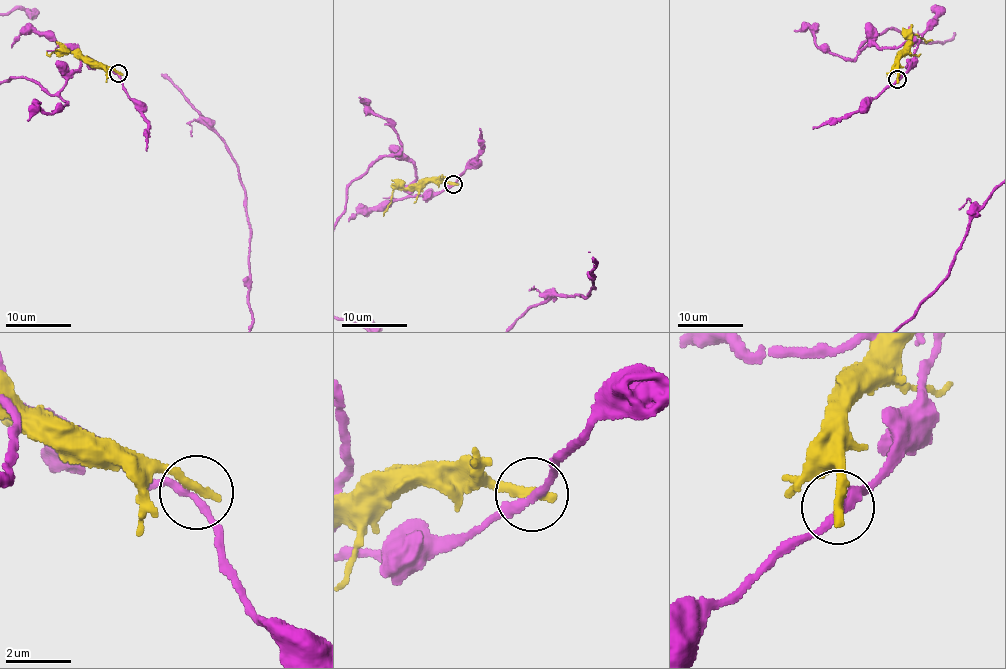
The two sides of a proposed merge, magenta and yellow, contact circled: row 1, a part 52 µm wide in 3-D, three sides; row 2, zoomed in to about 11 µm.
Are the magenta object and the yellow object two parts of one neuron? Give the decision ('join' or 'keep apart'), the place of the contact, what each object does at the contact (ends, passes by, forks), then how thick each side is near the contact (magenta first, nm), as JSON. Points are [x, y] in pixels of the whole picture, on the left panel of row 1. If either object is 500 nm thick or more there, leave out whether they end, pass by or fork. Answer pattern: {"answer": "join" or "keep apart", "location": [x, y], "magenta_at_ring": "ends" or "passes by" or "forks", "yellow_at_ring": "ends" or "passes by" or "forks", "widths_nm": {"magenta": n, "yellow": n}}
{"answer": "keep apart", "location": [118, 73], "magenta_at_ring": "passes by", "yellow_at_ring": "ends", "widths_nm": {"magenta": 240, "yellow": 320}}

